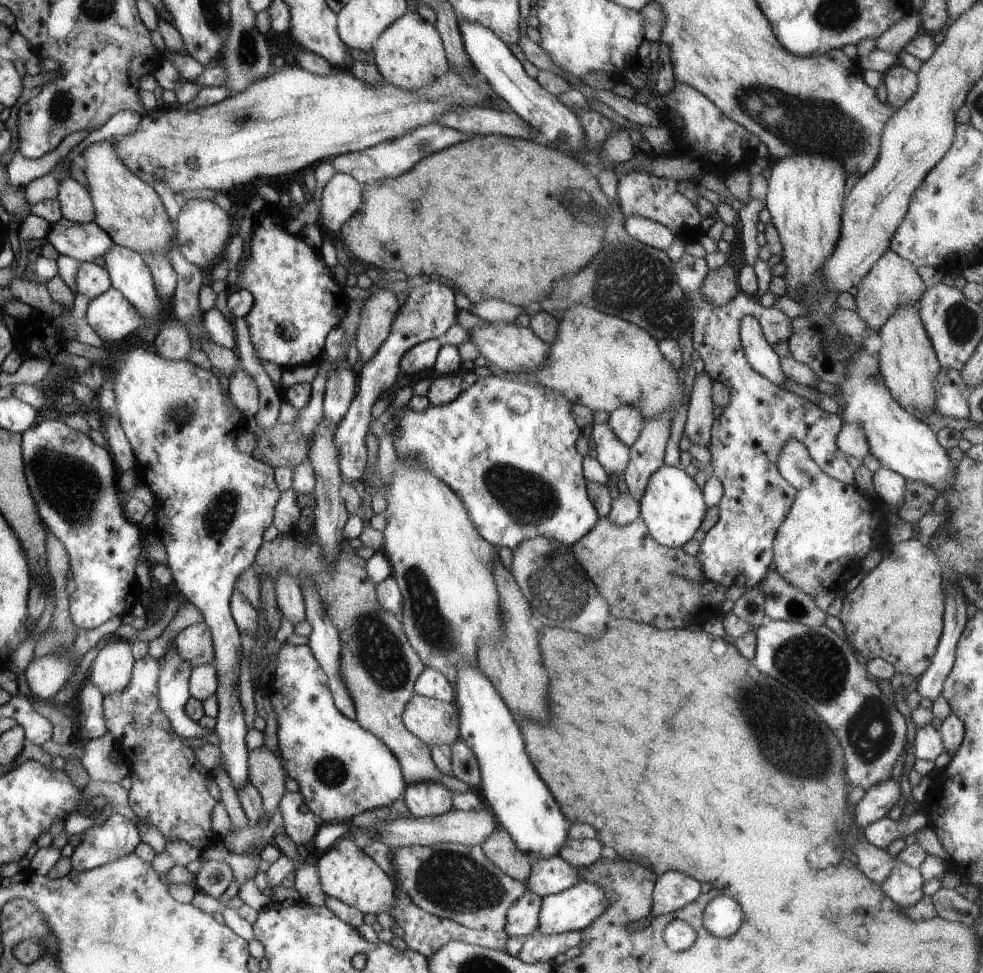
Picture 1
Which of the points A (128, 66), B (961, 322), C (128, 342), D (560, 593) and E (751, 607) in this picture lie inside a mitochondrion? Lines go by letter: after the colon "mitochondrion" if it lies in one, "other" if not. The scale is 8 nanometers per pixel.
A: other
B: mitochondrion
C: other
D: mitochondrion
E: mitochondrion

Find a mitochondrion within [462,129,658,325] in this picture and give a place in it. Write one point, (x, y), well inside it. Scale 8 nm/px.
(583, 207)

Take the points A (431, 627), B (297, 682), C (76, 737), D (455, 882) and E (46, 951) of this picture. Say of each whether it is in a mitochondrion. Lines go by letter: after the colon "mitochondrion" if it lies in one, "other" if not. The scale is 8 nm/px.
A: mitochondrion
B: other
C: other
D: mitochondrion
E: other

